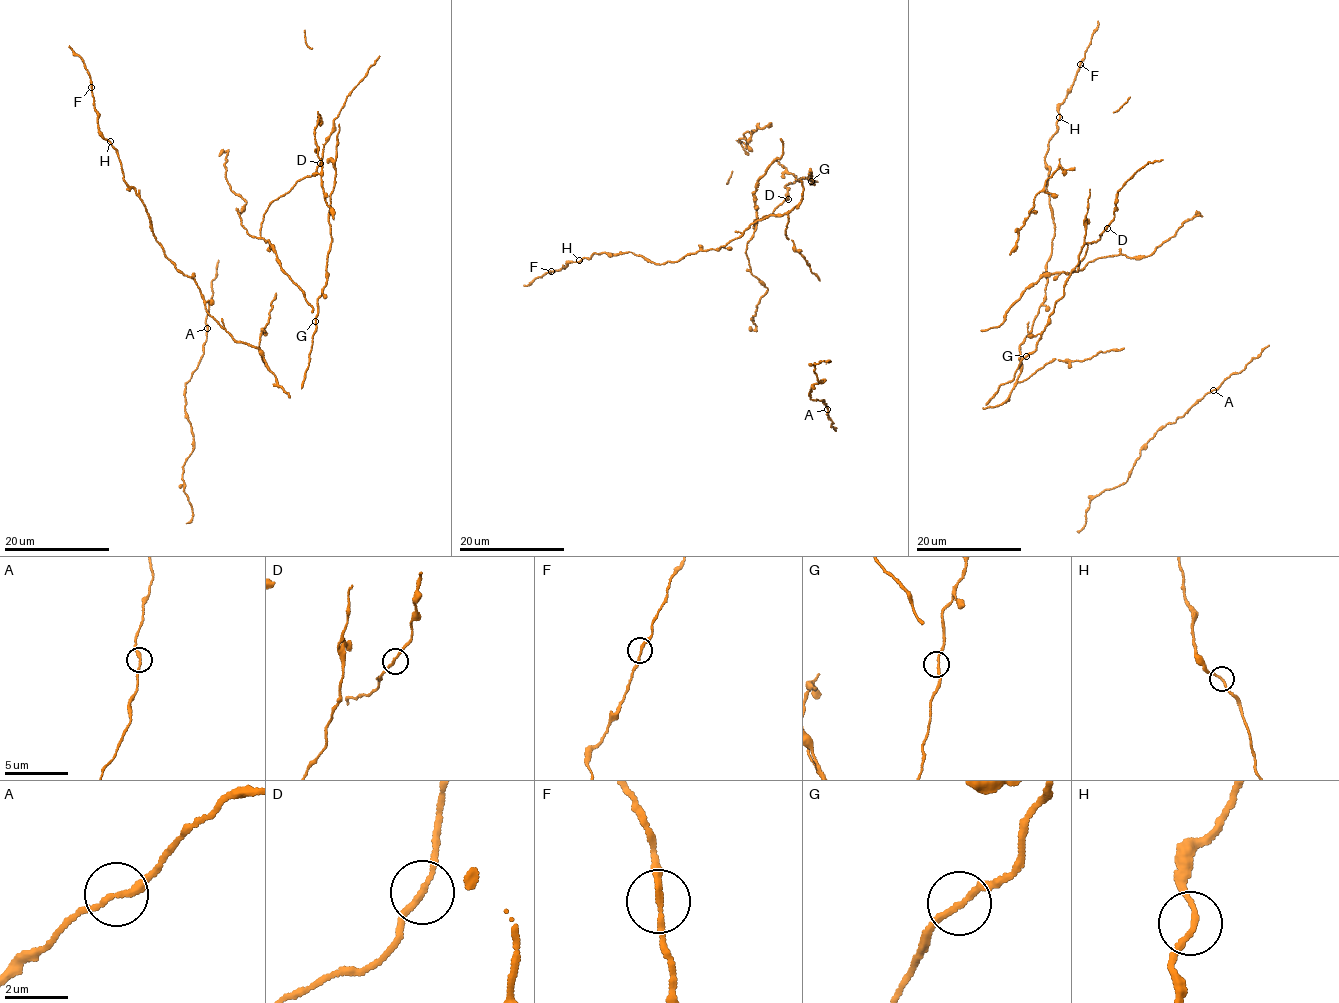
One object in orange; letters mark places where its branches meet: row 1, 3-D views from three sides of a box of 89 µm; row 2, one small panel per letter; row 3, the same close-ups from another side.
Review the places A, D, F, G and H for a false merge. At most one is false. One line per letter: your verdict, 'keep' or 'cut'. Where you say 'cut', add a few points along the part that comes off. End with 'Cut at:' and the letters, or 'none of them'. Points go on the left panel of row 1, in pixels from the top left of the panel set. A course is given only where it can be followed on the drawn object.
A: cut; foreign part runs (208, 327), (205, 322), (218, 260)
D: keep
F: keep
G: keep
H: keep
Cut at: A

